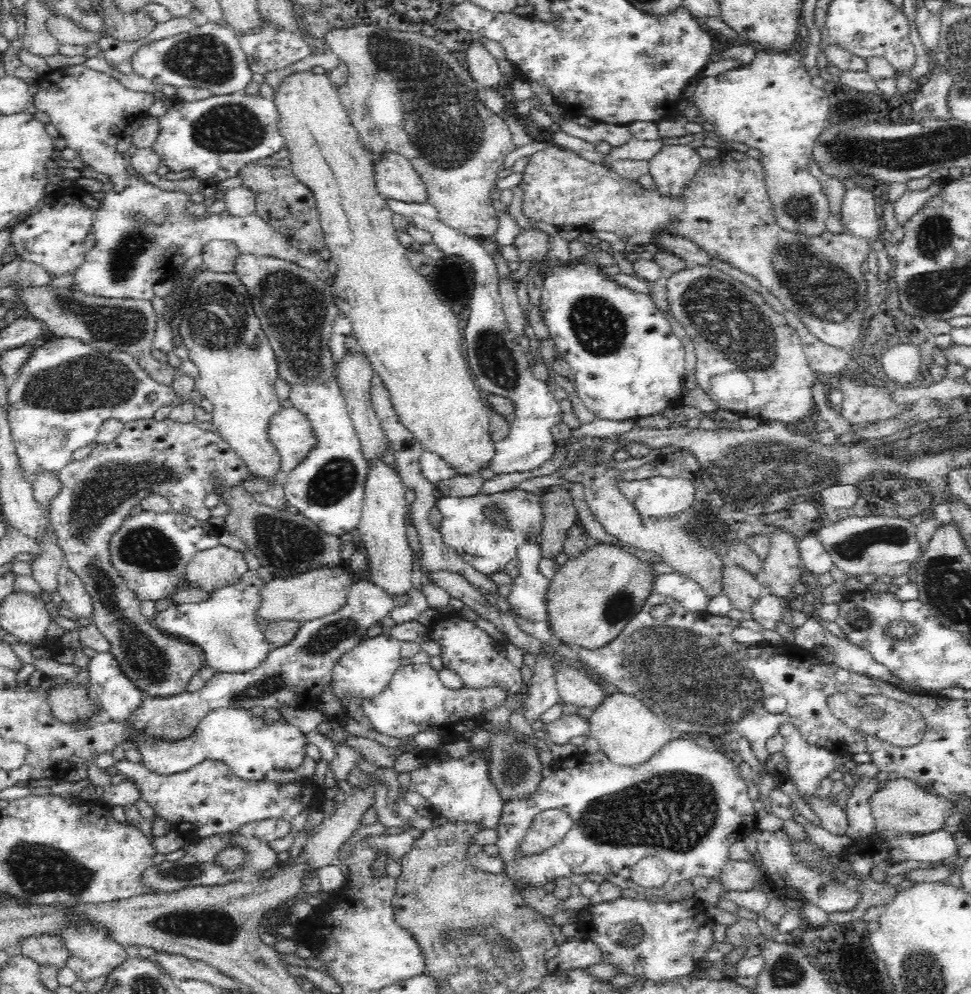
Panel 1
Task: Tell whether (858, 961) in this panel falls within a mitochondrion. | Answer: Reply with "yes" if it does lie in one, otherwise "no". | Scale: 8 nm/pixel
no

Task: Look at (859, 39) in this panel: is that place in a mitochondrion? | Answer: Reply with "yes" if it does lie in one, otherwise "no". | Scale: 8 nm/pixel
yes

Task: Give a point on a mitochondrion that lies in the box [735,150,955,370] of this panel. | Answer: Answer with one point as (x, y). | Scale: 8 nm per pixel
(817, 287)

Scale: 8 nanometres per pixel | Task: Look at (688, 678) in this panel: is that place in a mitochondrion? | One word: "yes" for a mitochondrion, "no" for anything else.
yes

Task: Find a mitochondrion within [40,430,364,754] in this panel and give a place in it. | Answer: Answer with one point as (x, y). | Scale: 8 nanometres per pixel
(143, 659)

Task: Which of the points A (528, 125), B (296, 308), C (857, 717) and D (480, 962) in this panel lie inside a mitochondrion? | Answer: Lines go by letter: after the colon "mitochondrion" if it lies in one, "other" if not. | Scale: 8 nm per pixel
A: other
B: mitochondrion
C: other
D: mitochondrion

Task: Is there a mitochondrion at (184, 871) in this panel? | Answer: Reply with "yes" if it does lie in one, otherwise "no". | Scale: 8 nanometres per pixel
yes

